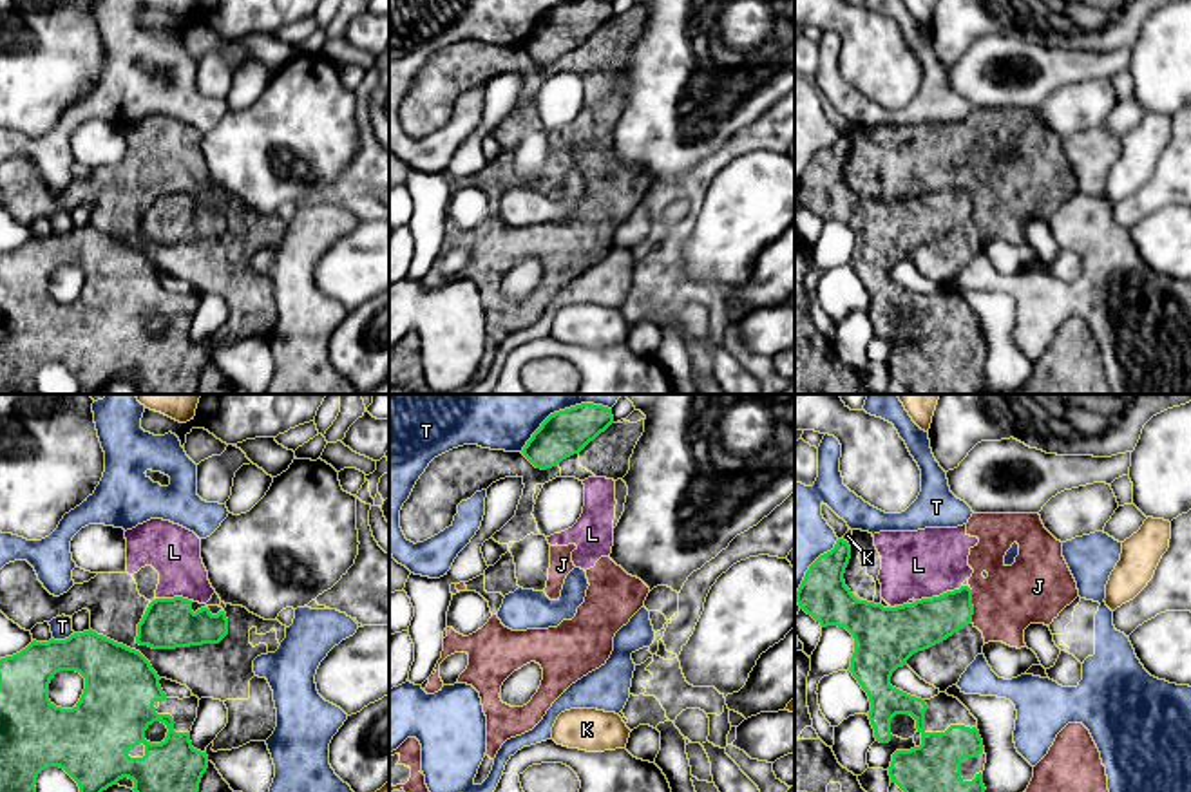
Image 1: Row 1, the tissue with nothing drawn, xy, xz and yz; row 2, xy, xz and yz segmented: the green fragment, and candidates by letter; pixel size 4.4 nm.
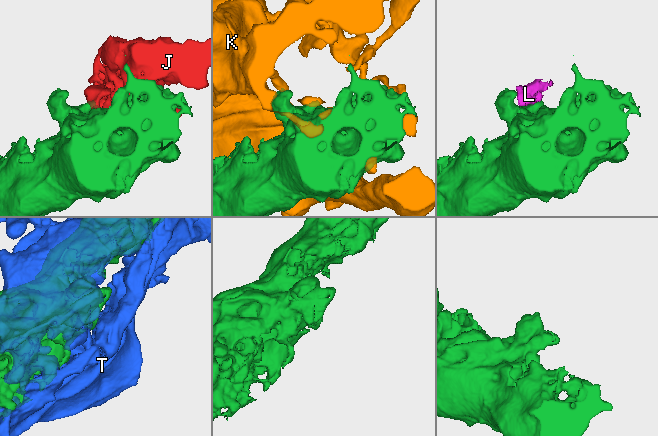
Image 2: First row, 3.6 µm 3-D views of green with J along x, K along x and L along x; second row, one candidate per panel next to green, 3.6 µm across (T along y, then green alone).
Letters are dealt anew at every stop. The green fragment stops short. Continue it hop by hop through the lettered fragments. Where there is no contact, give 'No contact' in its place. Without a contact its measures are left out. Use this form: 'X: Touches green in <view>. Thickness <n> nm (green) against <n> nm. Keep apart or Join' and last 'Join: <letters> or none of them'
J: Touches green in yz. Thickness 220 nm (green) against 280 nm. Keep apart
K: Touches green in yz. Thickness 200 nm (green) against 40 nm. Keep apart
L: Touches green in yz. Thickness 220 nm (green) against 300 nm. Keep apart
T: Touches green in xy. Thickness 240 nm (green) against 100 nm. Keep apart
Join: none of them

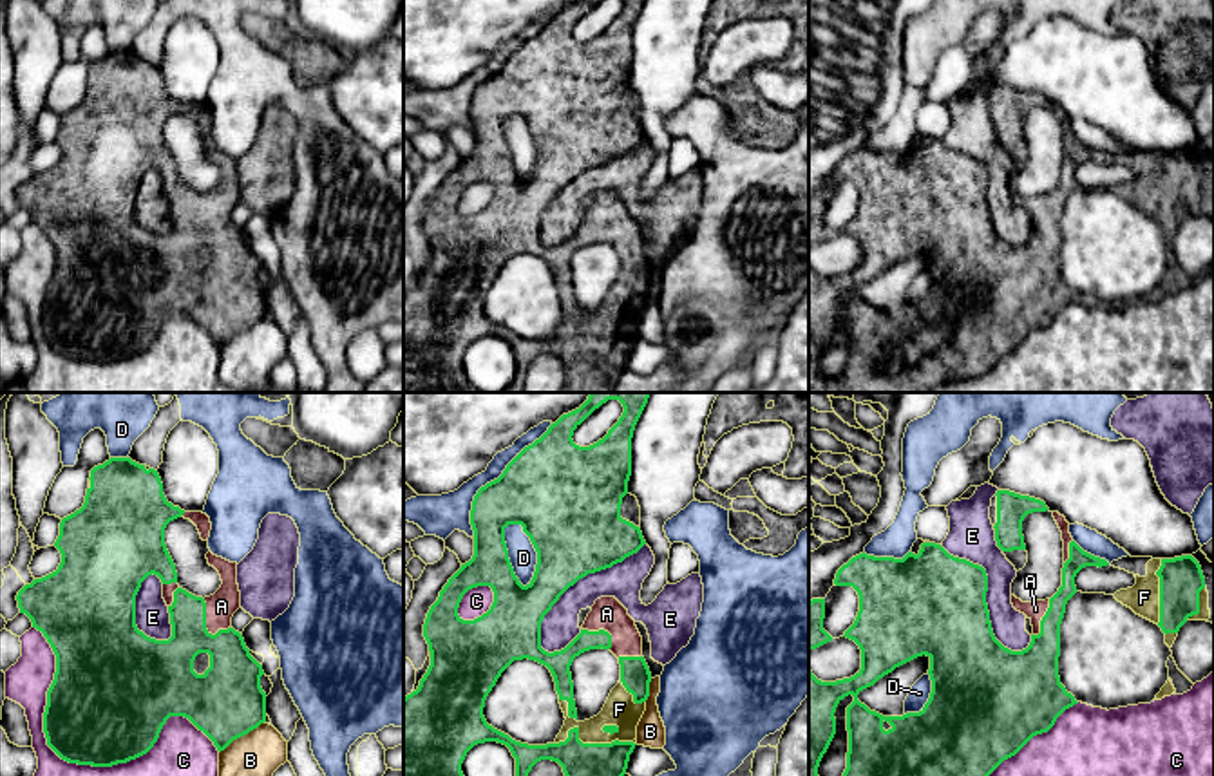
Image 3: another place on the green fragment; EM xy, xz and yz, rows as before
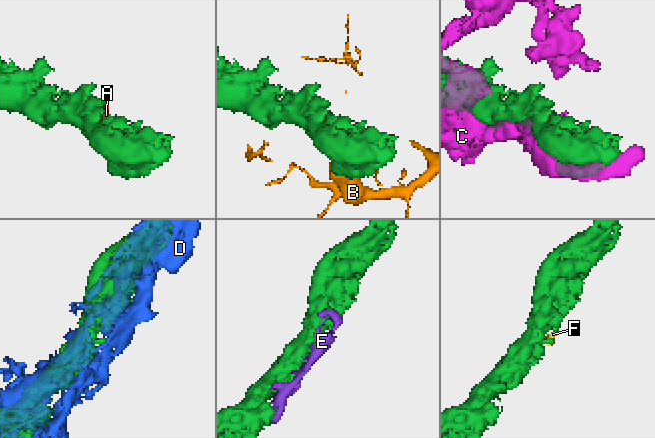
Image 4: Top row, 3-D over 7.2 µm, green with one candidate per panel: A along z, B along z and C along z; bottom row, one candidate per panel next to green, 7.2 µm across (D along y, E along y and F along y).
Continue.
A: Touches green in xy. Thickness 240 nm (green) against 130 nm. Join
B: Touches green in xy. Thickness 320 nm (green) against 240 nm. Keep apart
C: Touches green in xy. Thickness 480 nm (green) against 320 nm. Keep apart
D: Touches green in xz. Thickness 260 nm (green) against 130 nm. Keep apart
E: Touches green in xz. Thickness 420 nm (green) against 160 nm. Keep apart
F: Touches green in xz. Thickness 180 nm (green) against 140 nm. Join
Join: A, F

